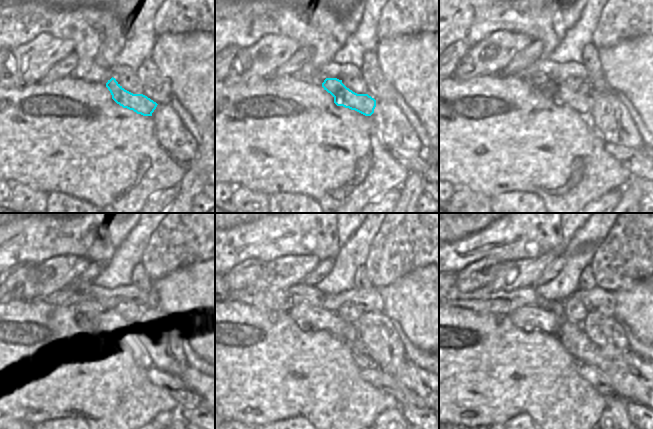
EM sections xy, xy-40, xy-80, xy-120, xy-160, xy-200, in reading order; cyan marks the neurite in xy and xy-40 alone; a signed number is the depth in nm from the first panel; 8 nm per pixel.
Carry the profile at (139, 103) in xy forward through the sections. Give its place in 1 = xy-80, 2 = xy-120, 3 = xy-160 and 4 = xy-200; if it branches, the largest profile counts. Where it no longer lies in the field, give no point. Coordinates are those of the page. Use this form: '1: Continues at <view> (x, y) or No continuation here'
1: Continues at xy-80 (561, 95)
2: Continues at xy-120 (89, 313)
3: Continues at xy-160 (308, 318)
4: Continues at xy-200 (527, 318).

